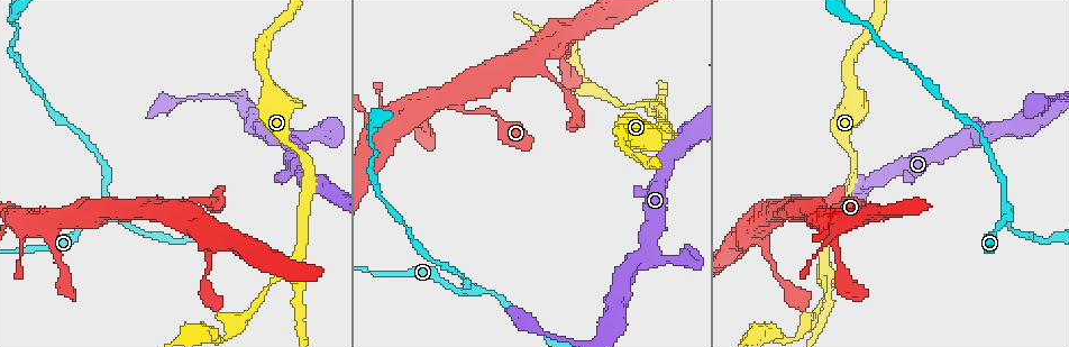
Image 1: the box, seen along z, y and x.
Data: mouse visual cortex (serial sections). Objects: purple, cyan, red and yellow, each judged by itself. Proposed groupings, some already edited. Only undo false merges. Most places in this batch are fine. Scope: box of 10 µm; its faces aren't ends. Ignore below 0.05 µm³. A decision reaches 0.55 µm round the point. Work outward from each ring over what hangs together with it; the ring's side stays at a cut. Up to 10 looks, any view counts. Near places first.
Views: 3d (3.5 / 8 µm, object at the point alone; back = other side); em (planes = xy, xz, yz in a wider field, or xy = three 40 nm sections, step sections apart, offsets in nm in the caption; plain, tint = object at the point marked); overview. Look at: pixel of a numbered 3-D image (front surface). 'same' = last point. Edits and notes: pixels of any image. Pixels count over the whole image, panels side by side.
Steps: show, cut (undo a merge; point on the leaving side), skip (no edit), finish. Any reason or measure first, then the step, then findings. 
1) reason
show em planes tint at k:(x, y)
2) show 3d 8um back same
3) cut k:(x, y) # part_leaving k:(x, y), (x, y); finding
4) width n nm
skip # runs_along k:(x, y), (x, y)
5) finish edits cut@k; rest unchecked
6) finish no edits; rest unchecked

sudden change in width
show 3d 3.5um at 1:(50, 235)

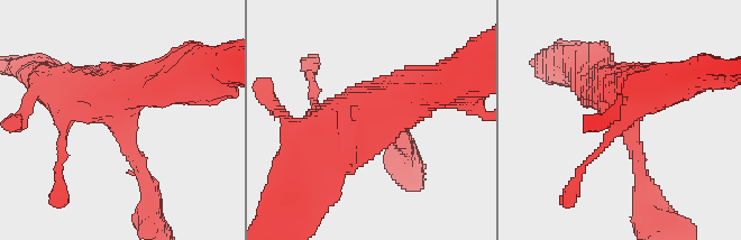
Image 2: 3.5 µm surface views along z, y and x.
skip # runs_along 2:(436, 88), (373, 110), (311, 159); continuous, no second cell

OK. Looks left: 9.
arms part here
show 3d 3.5um at 1:(1008, 211)

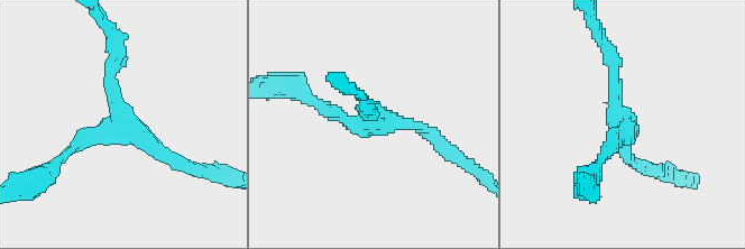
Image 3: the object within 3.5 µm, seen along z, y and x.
arms 3; arm_widths 150, 150, 200 nm; now the EM
show em xy step 5 tint at 3:(623, 120)

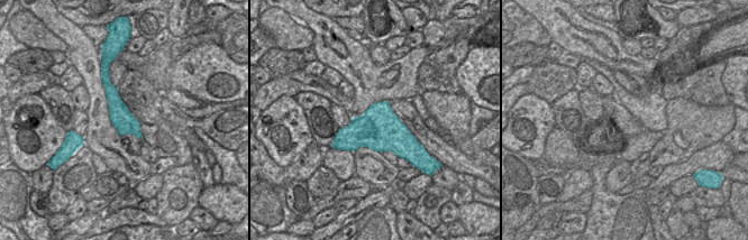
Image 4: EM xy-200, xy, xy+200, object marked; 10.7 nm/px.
skip # one cell here

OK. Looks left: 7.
three arms meet
show 3d 8um at 1:(650, 108)

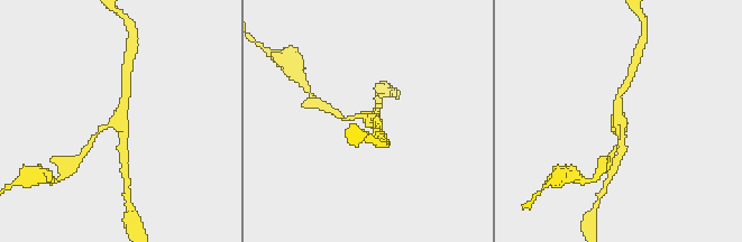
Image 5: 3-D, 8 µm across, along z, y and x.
arms 3; arm_widths 150, 200, 250 nm
show em xy step 1 tint same

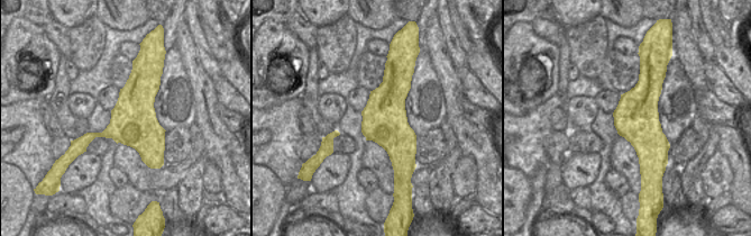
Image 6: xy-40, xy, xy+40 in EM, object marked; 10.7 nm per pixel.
skip # runs_along 5:(126, 89), (120, 119), (93, 138); one cell here

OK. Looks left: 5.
show 3d 3.5um at 1:(755, 237)

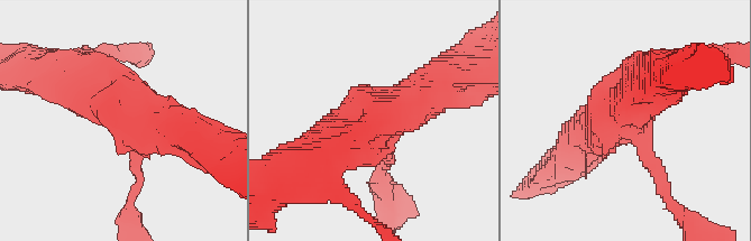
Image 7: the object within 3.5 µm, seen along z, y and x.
arms 3; arm_widths 200, 500, 700 nm; now the EM
show em xy step 2 tint at 7:(130, 120)

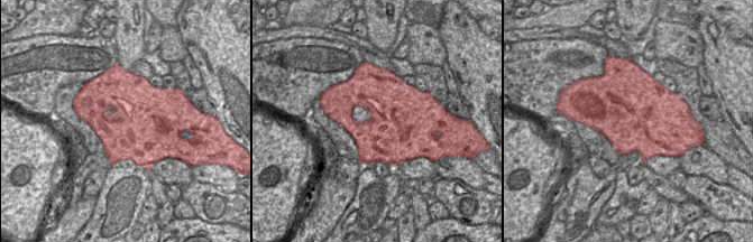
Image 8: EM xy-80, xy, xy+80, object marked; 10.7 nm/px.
cut it another way
show em planes tint same

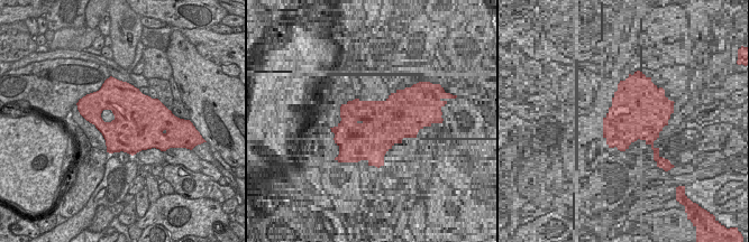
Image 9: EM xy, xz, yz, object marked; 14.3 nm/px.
skip # runs_along 7:(310, 165), (423, 85); one cell here

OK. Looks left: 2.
finish no edits; rest unchecked

